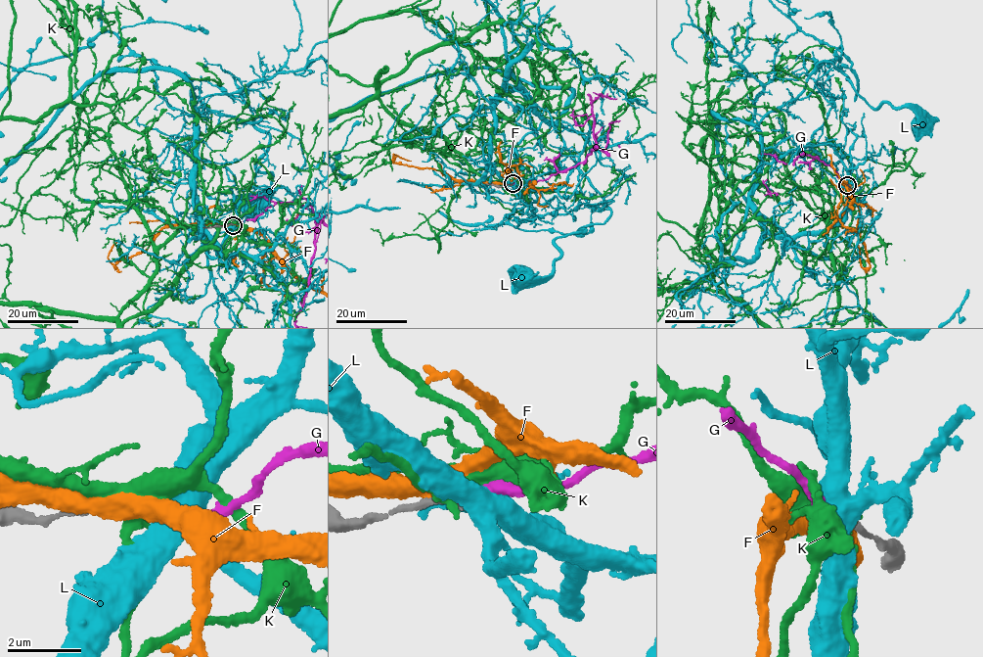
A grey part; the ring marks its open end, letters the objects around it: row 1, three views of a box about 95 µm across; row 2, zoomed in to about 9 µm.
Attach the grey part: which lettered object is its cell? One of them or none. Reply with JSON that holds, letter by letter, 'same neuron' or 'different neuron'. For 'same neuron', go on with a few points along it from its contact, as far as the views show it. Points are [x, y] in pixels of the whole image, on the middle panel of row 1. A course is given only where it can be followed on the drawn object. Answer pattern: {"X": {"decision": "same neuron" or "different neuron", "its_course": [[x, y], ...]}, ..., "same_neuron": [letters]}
{"F": {"decision": "different neuron"}, "G": {"decision": "same neuron"}, "K": {"decision": "different neuron"}, "L": {"decision": "different neuron"}, "same_neuron": ["G"]}

